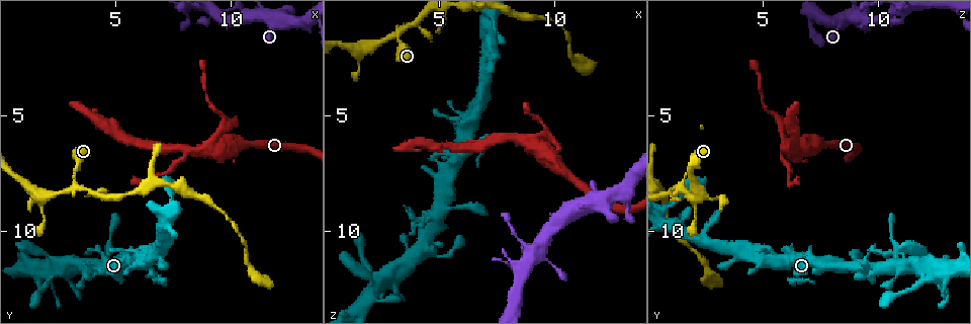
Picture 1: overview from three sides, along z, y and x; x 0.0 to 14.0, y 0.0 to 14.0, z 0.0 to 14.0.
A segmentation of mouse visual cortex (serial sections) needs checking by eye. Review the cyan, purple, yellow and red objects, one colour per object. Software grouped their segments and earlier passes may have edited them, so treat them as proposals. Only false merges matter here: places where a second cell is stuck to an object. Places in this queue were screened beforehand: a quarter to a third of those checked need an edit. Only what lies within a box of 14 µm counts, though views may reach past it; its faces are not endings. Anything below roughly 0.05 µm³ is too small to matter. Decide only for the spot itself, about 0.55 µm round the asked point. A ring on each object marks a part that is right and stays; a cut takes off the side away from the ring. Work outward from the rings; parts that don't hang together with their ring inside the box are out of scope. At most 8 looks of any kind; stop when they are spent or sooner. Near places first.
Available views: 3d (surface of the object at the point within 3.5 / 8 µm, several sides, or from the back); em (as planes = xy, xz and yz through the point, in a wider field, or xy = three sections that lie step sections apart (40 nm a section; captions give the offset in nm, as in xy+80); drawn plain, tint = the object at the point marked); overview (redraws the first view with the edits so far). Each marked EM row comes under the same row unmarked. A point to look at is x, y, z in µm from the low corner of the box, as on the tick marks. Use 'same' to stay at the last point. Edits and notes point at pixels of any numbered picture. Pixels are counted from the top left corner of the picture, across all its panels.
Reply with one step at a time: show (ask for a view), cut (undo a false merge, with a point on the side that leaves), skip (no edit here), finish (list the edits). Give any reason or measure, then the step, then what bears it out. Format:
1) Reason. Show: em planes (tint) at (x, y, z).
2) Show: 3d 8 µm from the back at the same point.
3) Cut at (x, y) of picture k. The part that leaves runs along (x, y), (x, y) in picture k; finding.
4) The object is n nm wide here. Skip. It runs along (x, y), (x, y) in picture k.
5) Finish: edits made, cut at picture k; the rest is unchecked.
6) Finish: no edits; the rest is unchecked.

Small branch off a trunk. Show: 3d 3.5 µm at (8.1, 6.5, 6.0).

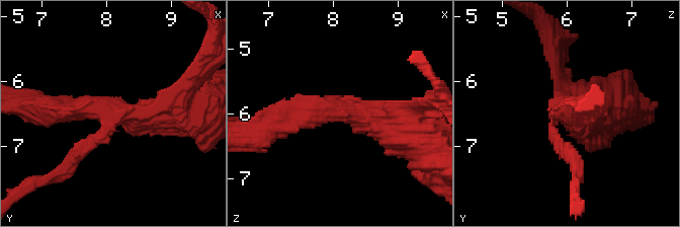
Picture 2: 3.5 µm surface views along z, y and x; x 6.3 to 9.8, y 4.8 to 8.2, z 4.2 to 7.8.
3 arms meet here; the arms are 150, 300, 500 nm wide. Show: em xy step 2 (tint) at (8.20, 6.50, 5.95).

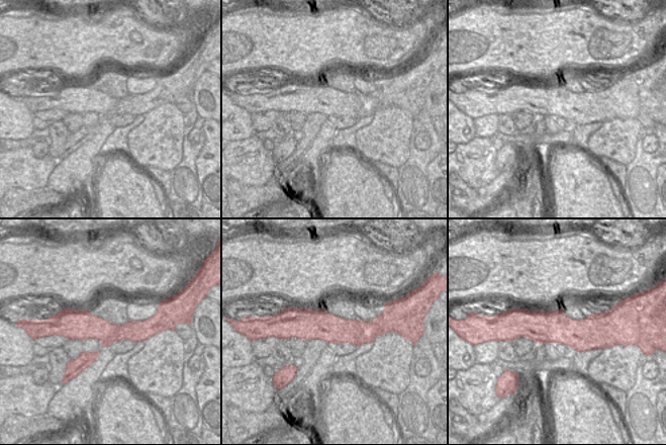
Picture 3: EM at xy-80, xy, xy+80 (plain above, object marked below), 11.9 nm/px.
Cut at (200, 61) of picture 2. The part that leaves runs along (186, 91), (211, 45) in picture 2; two cells meet here.

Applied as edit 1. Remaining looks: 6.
Three-way junction. Show: 3d 8 µm at (3.2, 8.0, 1.4).

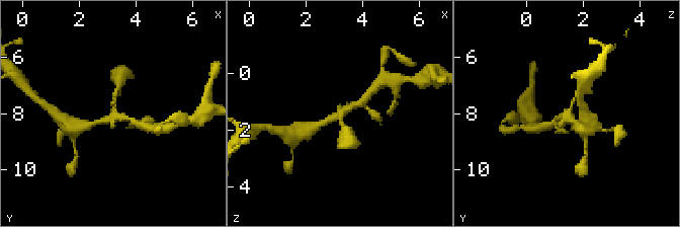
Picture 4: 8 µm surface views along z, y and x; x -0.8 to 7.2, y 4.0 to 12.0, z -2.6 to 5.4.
Show: 3d 3.5 µm from the back at (3.2, 8.0, 1.4).

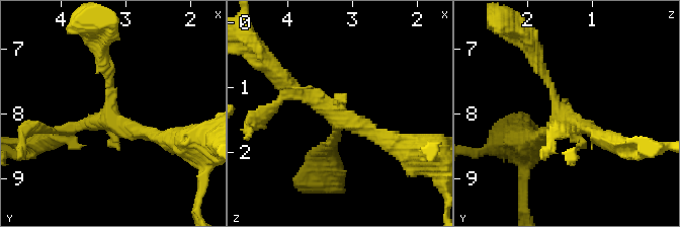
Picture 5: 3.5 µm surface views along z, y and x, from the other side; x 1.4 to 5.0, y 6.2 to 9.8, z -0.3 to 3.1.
Now the EM. Show: em xy step 1 (tint) at (3.20, 8.05, 1.50).

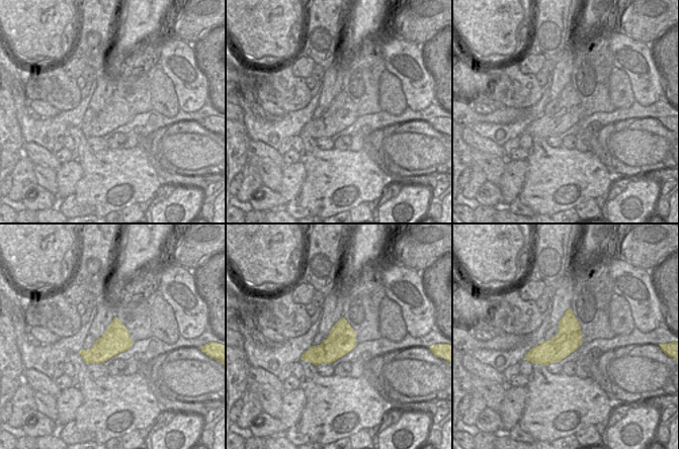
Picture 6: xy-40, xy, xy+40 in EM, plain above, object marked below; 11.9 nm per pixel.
Skip. It runs along (534, 57), (560, 112), (599, 138) in picture 5; continuous, no second cell.

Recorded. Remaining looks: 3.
A narrow waist. Show: 3d 3.5 µm at (2.0, 9.4, 2.1).

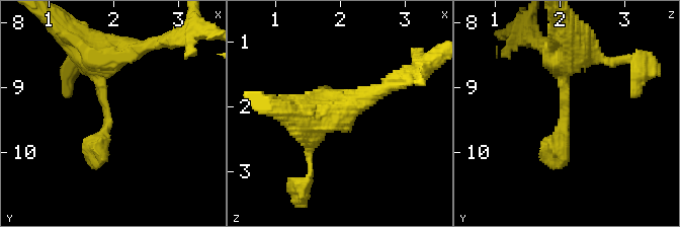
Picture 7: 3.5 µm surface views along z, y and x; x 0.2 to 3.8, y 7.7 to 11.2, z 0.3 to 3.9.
Show: em xy step 2 (tint) at (1.90, 9.45, 2.10).

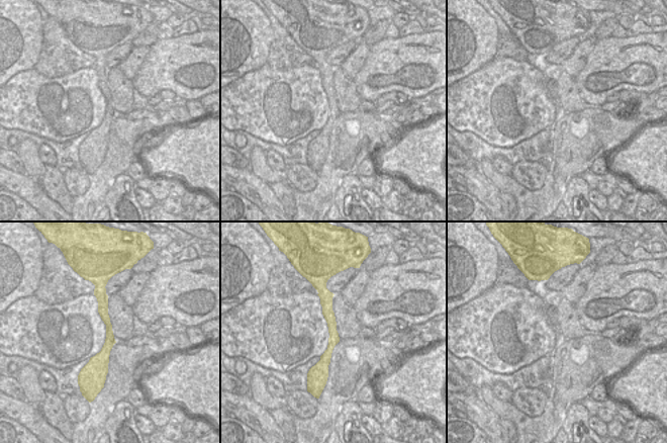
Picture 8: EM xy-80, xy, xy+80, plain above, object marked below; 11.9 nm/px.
Skip. It runs along (99, 292), (109, 331), (103, 377) in picture 8; all the same cell.

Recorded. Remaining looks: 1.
Finish: edits made, cut at picture 2; the rest is unchecked.

